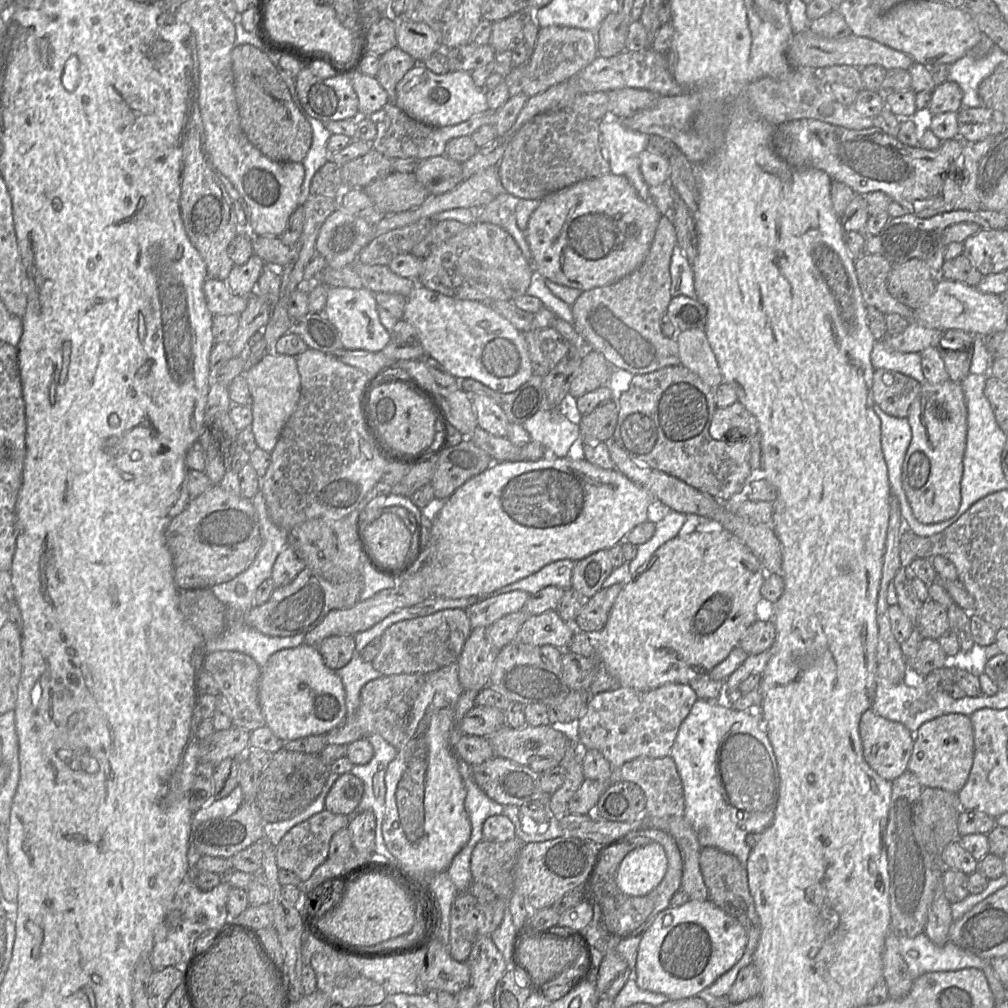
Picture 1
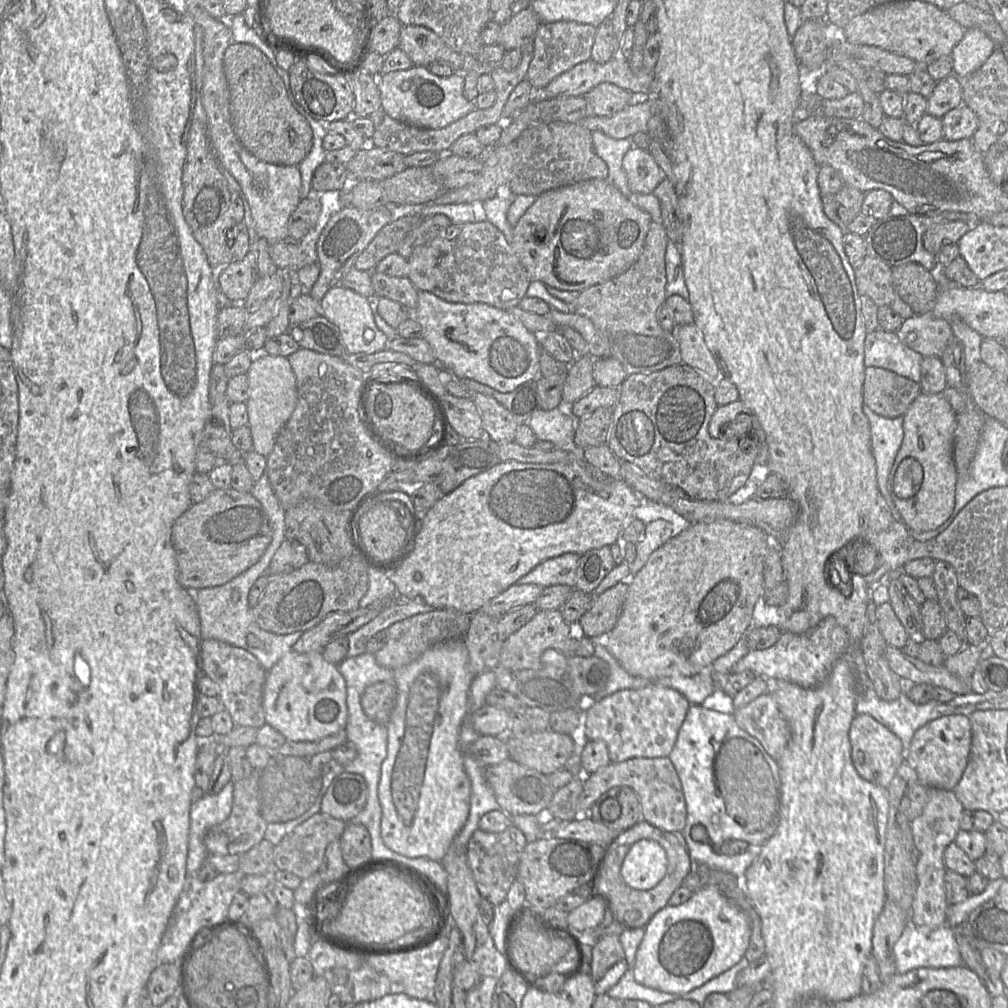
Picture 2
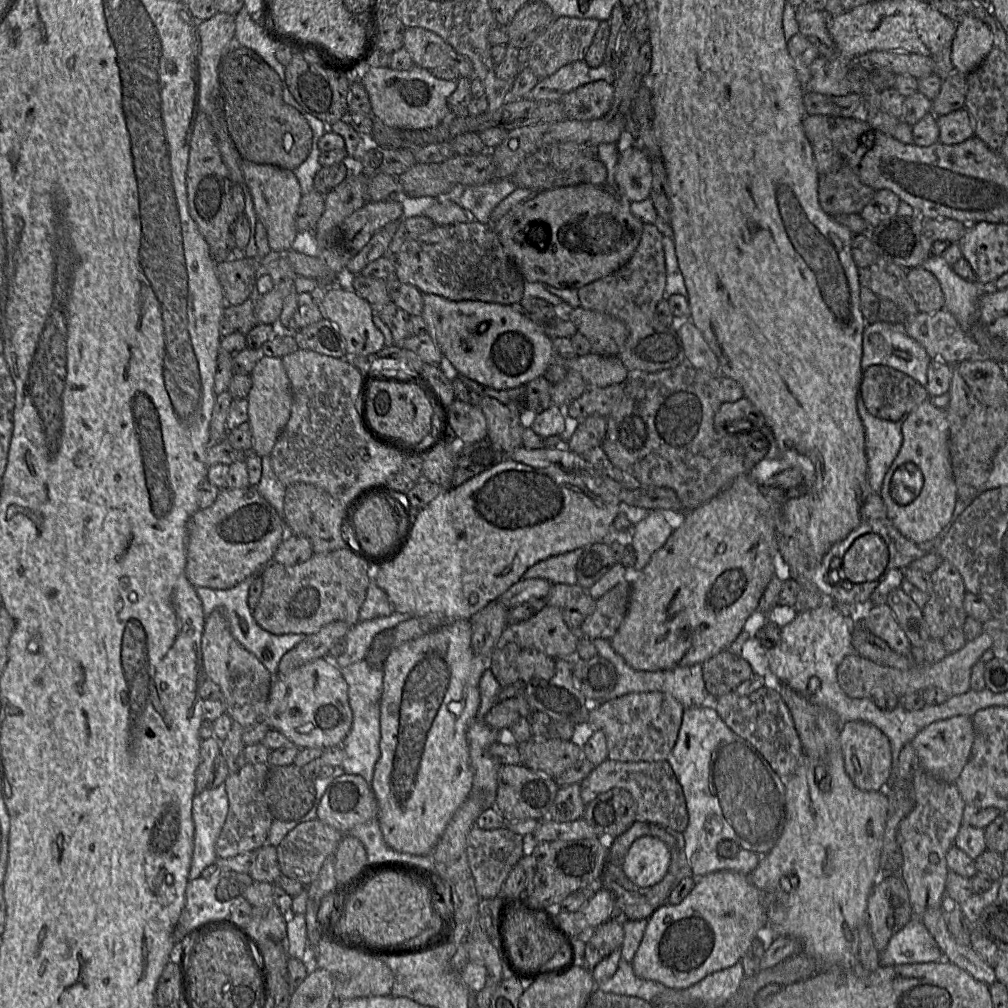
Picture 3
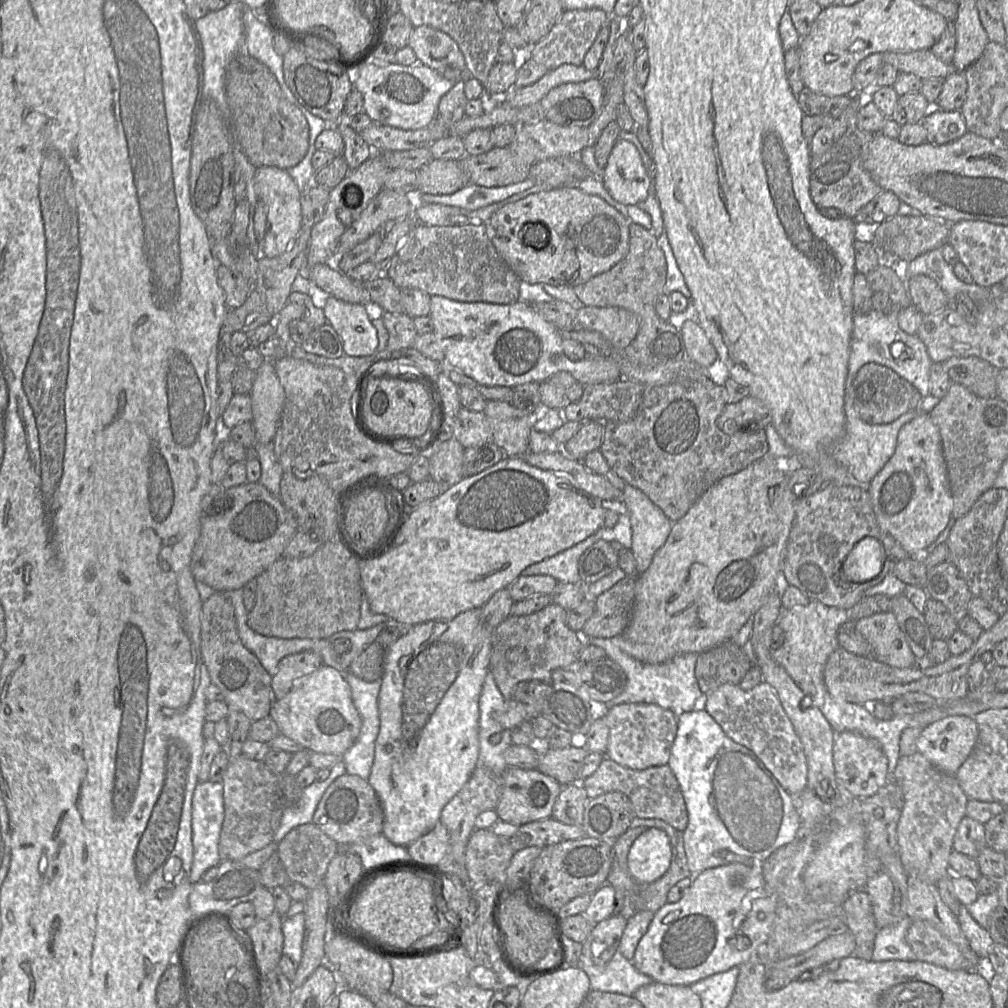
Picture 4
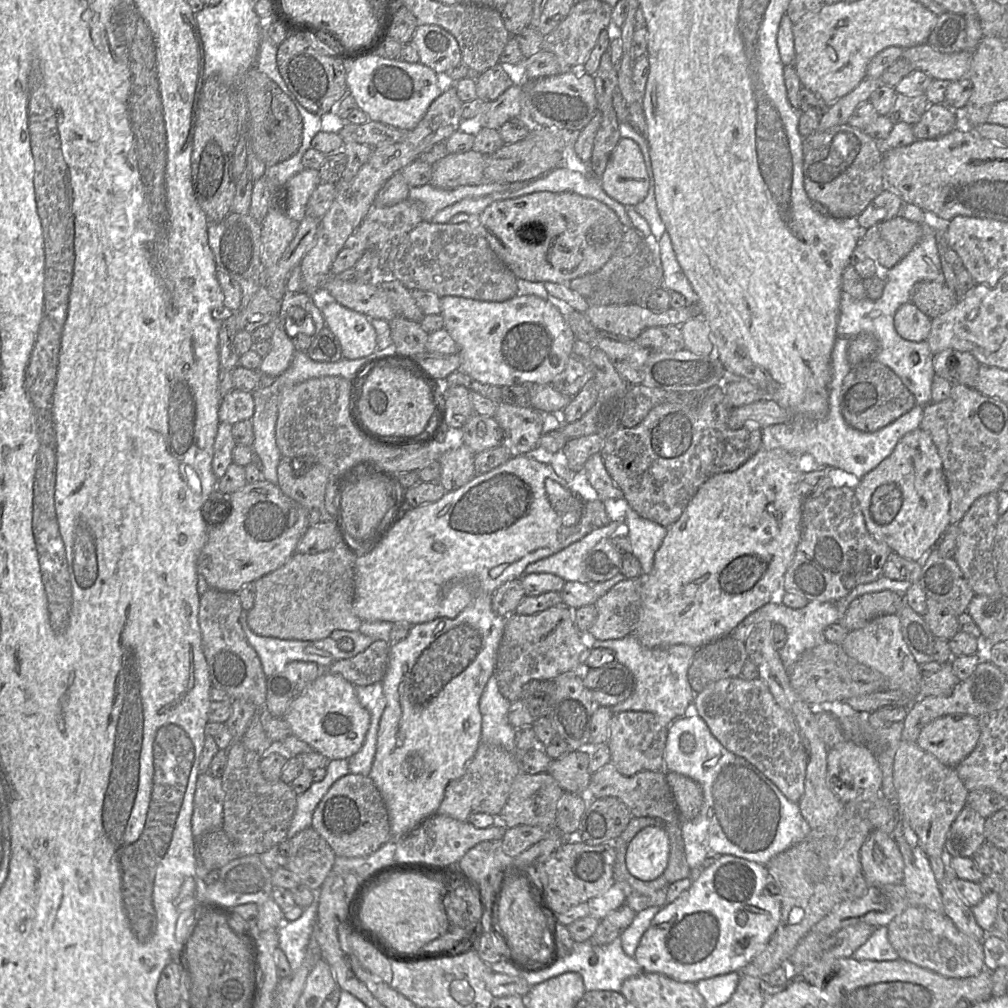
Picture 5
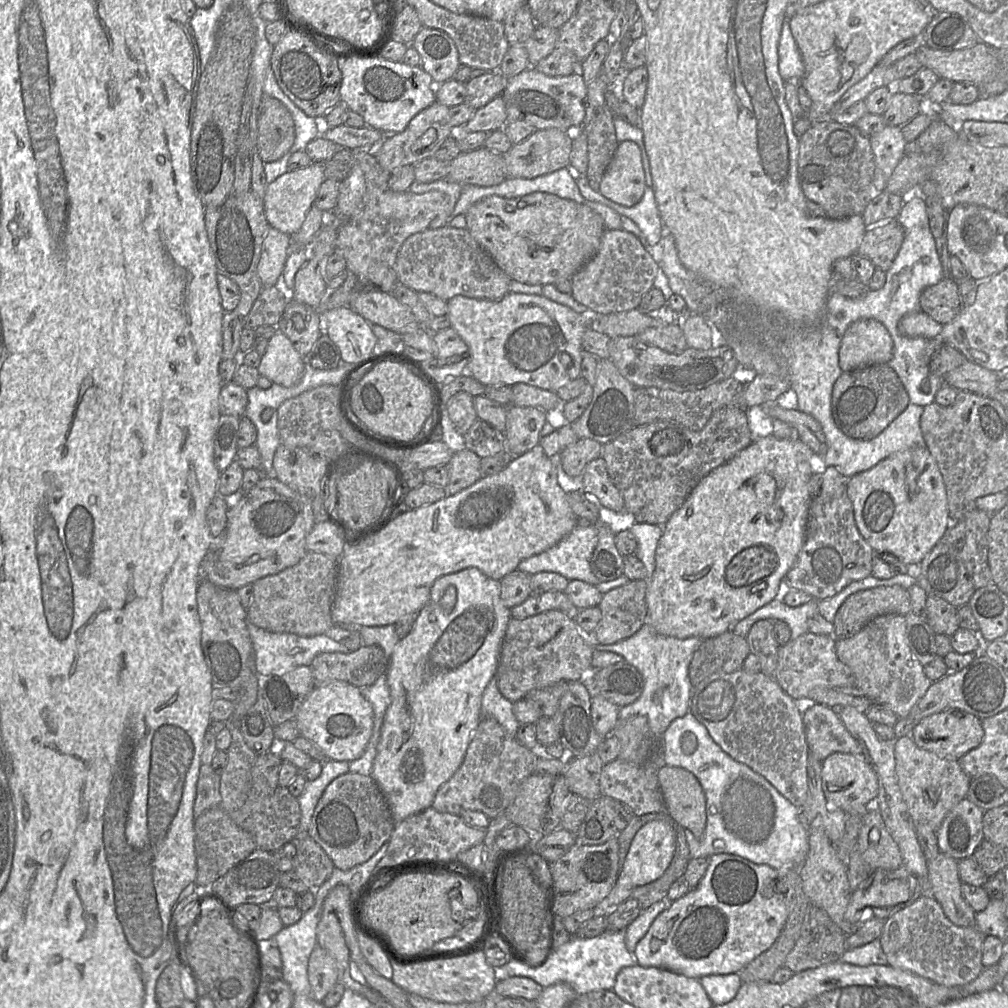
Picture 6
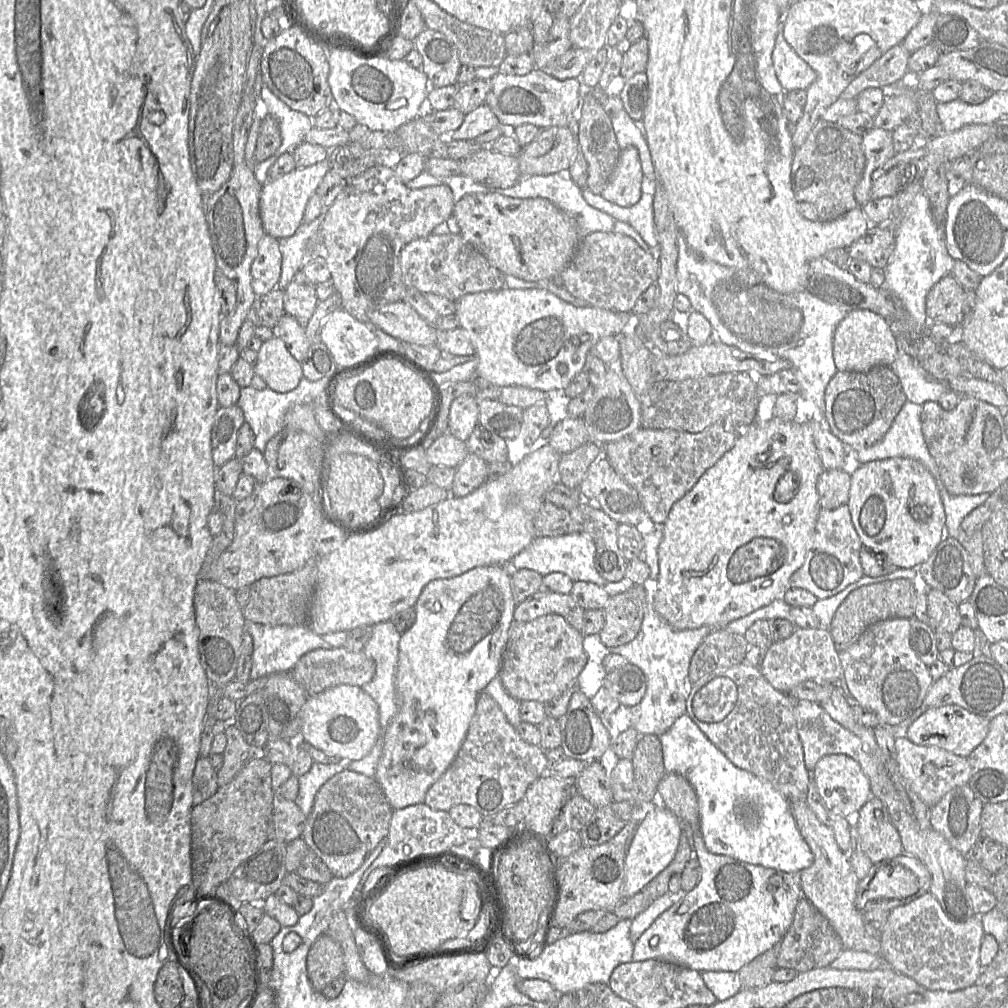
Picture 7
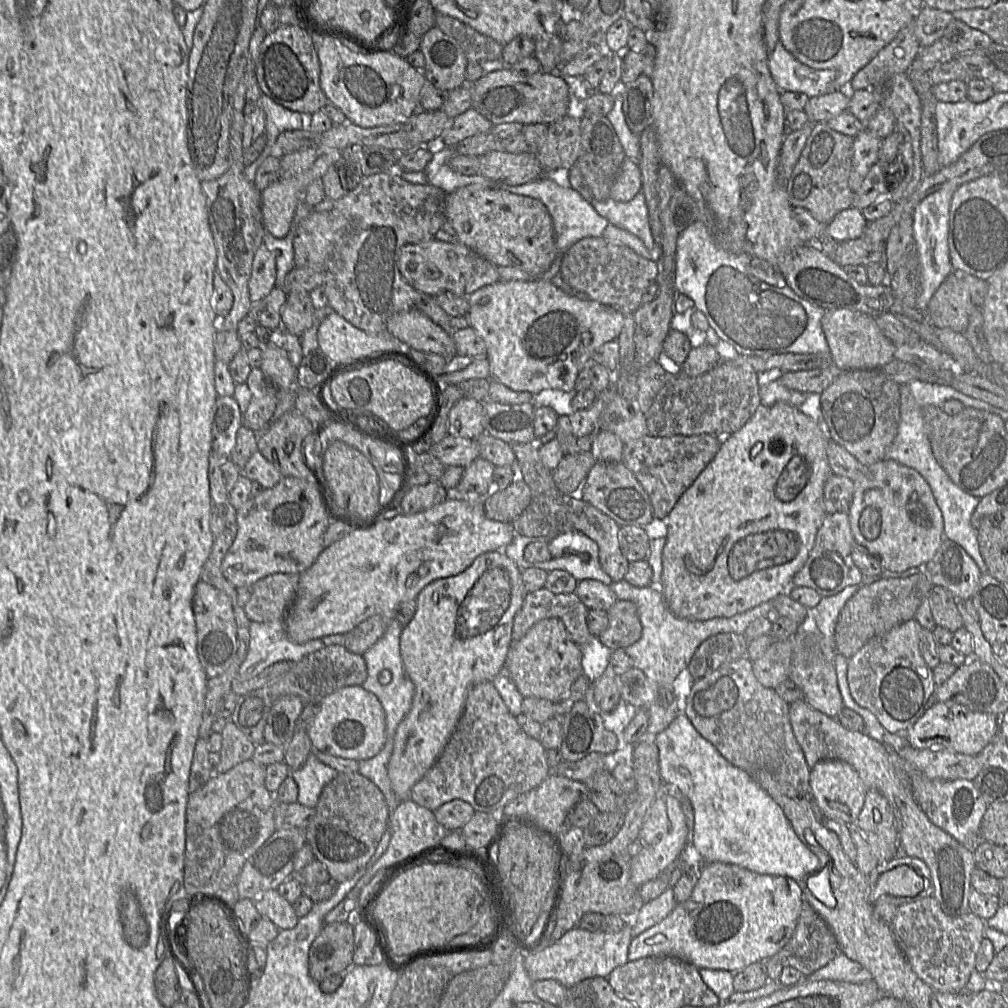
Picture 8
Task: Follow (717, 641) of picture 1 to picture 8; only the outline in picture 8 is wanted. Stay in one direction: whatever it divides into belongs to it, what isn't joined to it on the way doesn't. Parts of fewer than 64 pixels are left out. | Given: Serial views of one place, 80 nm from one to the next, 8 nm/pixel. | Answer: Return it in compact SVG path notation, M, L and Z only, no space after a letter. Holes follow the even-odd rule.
M777 402L772 406L759 405L738 431L722 439L721 446L713 460L699 474L693 484L683 493L666 519L667 536L662 551L662 575L659 589L669 610L677 617L705 621L716 617L731 617L750 610L764 602L772 602L777 596L788 592L794 576L806 563L814 547L817 533L828 515L824 503L824 485L832 474L826 448L830 438L810 417L797 407Z

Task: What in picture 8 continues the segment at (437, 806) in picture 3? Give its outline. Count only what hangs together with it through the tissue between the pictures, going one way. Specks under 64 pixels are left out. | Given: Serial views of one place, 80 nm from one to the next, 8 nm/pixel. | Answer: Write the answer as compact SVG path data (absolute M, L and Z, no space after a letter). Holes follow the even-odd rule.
M503 550L479 555L463 572L436 579L418 594L415 615L400 636L402 661L415 686L415 694L410 711L396 730L394 748L388 763L391 786L400 801L410 799L413 786L440 756L463 713L469 688L477 683L492 682L503 671L512 642L514 617L525 596L522 571Z

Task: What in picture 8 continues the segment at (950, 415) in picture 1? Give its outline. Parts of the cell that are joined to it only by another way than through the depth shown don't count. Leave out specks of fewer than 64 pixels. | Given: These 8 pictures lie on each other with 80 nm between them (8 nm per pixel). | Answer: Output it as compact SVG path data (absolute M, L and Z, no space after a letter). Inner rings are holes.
M881 460L861 468L861 473L853 482L854 498L848 514L853 537L879 558L884 570L903 572L912 567L923 567L933 558L945 539L943 515L929 484L915 469L894 460Z

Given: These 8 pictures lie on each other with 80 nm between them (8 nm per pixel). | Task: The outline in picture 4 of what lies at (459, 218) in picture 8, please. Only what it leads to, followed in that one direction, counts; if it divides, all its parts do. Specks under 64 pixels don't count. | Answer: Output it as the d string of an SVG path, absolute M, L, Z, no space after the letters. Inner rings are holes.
M564 186L506 204L488 220L488 233L498 254L522 281L575 287L607 272L626 256L630 224L627 218L602 198L587 194L577 186Z

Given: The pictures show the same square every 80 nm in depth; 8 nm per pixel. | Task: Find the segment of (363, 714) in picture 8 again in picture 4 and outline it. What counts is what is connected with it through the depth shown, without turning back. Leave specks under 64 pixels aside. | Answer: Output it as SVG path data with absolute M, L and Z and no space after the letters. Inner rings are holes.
M323 664L311 674L296 679L292 689L280 700L274 700L269 716L278 725L280 733L310 752L343 754L355 743L361 729L361 717L354 706L350 685L338 670Z

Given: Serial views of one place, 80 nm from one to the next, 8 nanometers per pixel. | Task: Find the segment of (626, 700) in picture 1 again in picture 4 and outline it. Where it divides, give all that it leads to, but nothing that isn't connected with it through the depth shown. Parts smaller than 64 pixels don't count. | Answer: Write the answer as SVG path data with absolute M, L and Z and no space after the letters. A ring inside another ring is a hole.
M622 703L609 710L598 711L609 728L606 757L634 770L668 763L678 728L678 716L669 709L650 703Z

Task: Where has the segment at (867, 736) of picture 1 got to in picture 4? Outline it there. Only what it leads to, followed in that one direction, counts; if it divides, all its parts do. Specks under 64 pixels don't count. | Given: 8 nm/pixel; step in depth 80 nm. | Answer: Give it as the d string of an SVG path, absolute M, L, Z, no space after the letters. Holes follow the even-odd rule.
M850 731L836 734L833 763L838 791L839 787L842 787L853 798L871 796L887 784L888 760L881 746L874 739Z

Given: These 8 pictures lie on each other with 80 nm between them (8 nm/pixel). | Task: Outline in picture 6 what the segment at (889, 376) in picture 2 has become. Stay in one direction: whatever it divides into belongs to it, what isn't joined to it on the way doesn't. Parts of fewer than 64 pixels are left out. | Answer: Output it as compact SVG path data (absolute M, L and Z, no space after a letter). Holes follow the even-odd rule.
M874 364L843 372L832 390L831 411L836 426L848 437L870 440L878 436L910 403L896 372L887 364Z

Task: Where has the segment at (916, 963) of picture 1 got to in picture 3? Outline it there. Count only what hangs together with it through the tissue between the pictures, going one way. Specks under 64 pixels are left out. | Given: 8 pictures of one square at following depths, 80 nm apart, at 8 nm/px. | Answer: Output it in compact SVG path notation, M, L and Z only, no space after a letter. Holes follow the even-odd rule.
M913 917L891 937L886 948L879 953L880 965L885 966L943 960L943 952L920 917Z

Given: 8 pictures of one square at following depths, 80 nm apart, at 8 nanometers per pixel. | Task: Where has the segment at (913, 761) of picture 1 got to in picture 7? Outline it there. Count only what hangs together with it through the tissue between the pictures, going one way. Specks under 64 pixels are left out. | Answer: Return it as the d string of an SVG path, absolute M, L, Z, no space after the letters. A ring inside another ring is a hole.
M958 705L929 708L908 726L905 736L920 746L936 746L956 755L967 757L984 740L990 720L969 712Z

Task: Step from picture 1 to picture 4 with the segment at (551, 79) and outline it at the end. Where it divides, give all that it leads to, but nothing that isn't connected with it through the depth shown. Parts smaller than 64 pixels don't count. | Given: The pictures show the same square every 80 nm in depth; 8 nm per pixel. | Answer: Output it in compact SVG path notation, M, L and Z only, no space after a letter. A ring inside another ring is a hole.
M601 9L565 11L547 36L534 45L531 58L549 71L563 64L583 65L586 53L608 19L609 16Z

